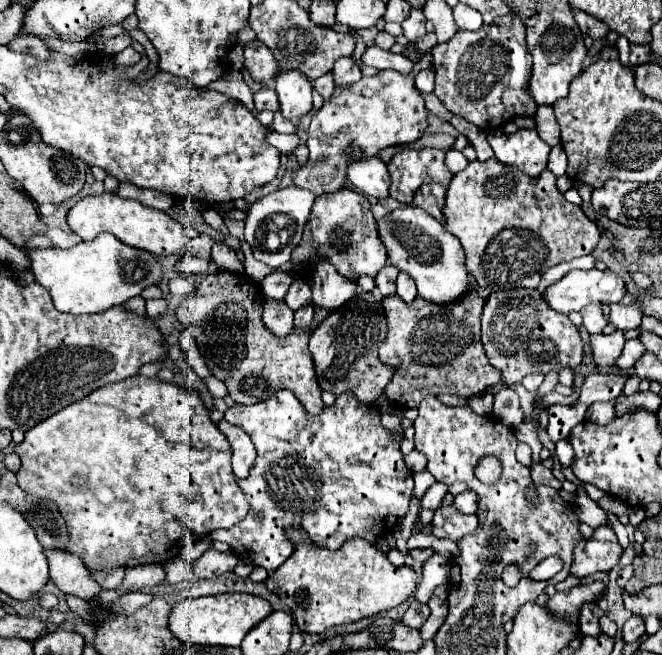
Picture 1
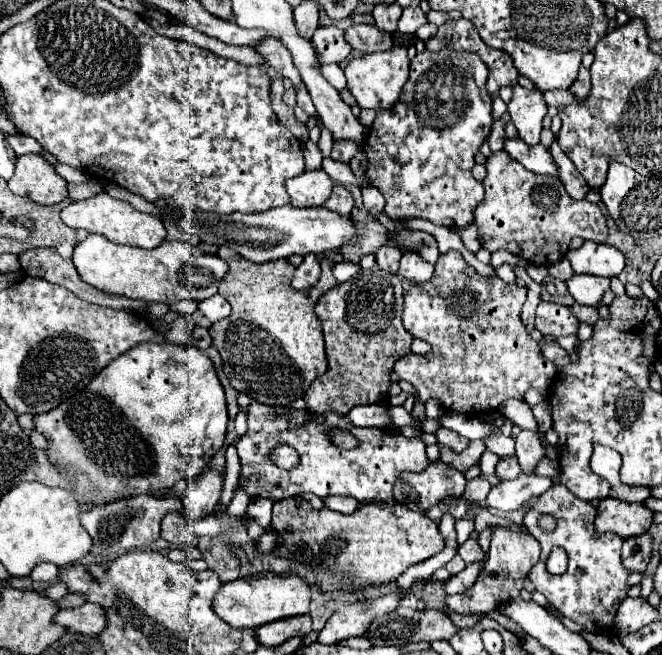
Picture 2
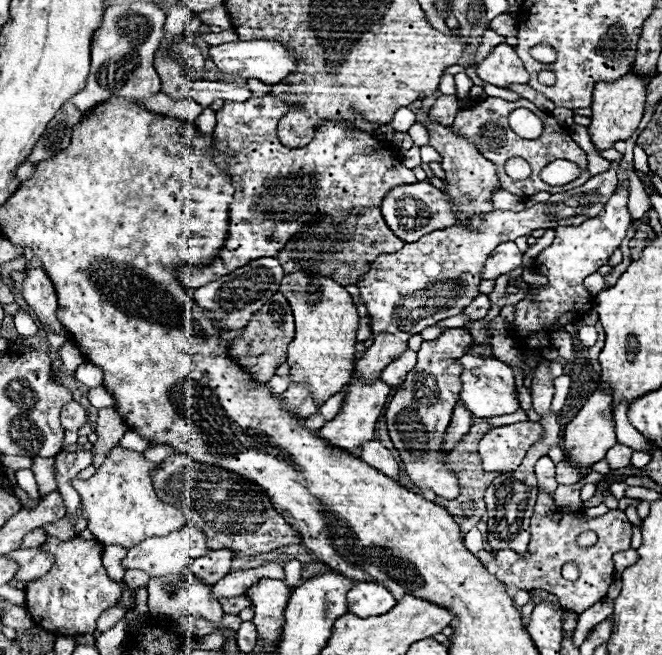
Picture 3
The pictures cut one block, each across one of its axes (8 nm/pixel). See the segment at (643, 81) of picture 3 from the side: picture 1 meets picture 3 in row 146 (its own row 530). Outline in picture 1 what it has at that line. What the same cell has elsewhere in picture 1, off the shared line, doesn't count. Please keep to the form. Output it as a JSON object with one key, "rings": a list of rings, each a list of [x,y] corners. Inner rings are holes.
{"rings":[[[608,526],[596,528],[592,538],[576,544],[570,574],[576,578],[586,578],[596,572],[610,572],[618,564],[620,554],[622,548],[614,530]]]}

